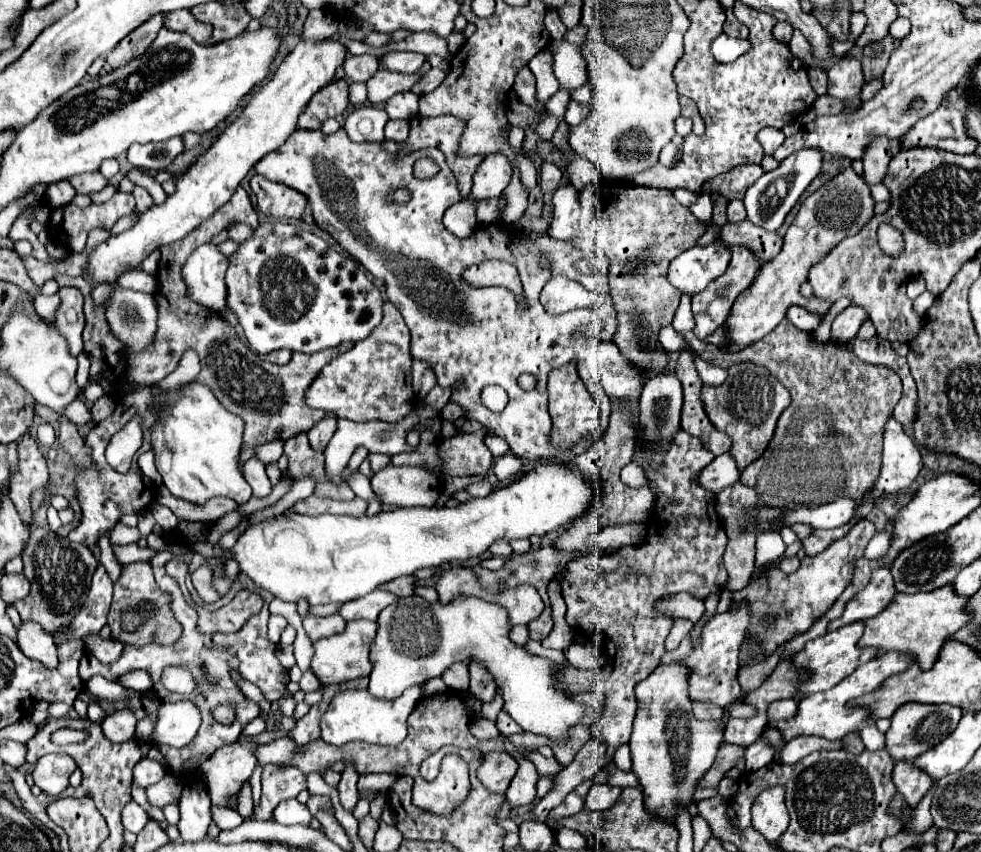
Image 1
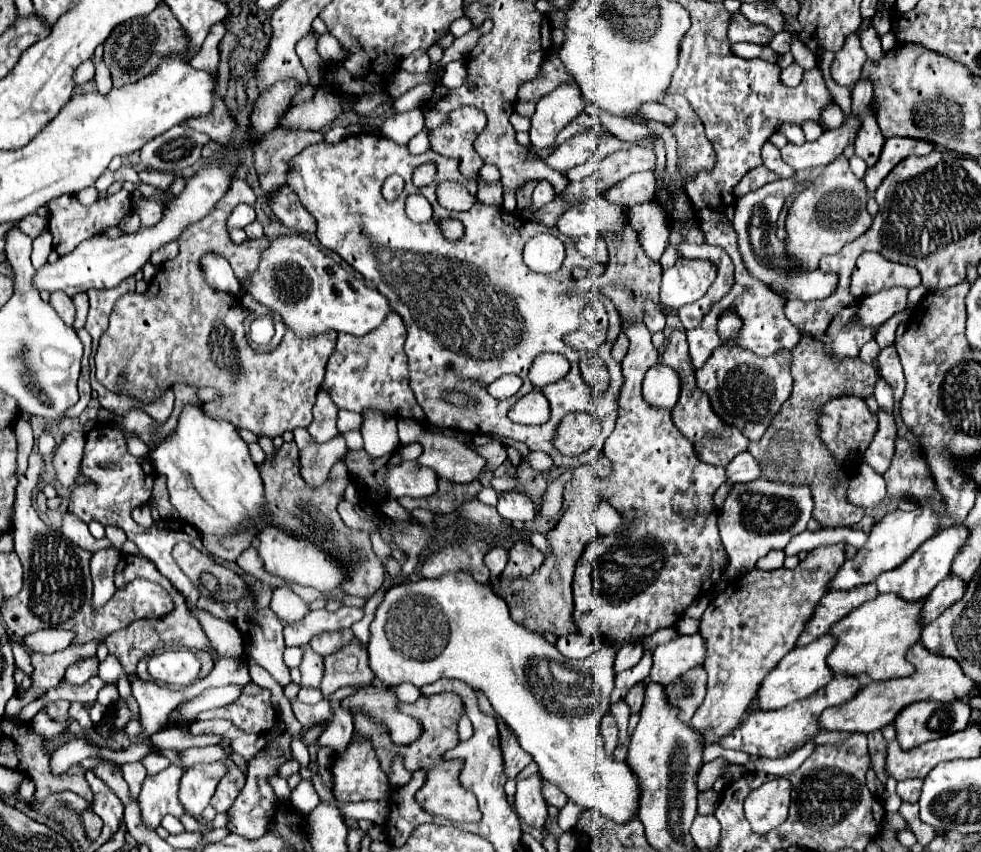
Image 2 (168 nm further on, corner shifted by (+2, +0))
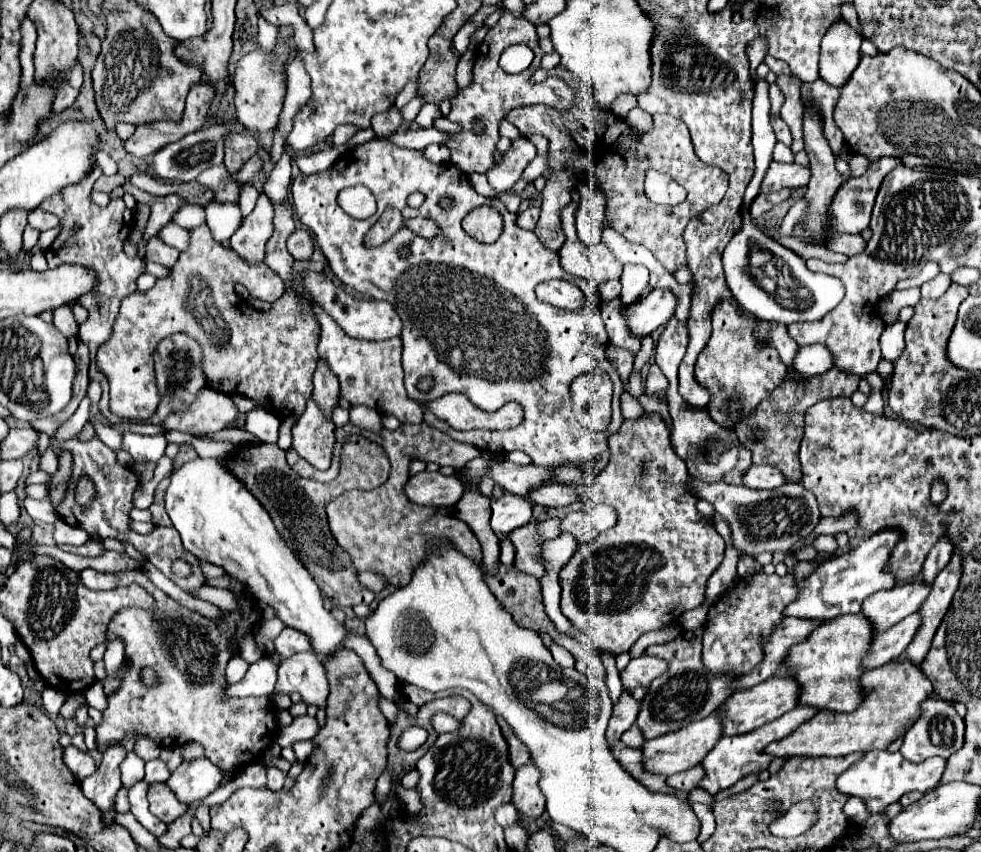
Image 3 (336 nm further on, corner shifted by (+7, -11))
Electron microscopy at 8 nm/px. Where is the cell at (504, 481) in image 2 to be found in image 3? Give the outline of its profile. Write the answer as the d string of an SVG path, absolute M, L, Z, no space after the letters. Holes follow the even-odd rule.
M558 482L538 486L538 488L530 490L528 496L530 496L532 502L542 504L542 506L566 506L566 504L572 504L578 498L578 494L572 486L558 484Z

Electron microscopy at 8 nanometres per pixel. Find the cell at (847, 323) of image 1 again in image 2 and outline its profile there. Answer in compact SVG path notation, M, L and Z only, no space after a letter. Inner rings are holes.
M905 287L883 289L875 295L865 297L859 303L855 321L865 327L879 327L891 315L895 315L897 311L903 311L905 307L907 307L907 289Z

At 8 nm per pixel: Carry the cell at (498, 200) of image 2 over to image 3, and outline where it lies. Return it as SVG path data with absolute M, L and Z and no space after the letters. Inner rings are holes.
M470 174L470 184L482 196L496 196L496 192L490 188L490 184L488 184L488 180L486 180L484 174Z

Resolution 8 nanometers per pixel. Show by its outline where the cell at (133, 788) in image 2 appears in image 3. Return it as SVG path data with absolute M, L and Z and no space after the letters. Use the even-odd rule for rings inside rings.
M128 752L120 770L122 770L122 784L130 788L138 780L144 778L144 760L140 756L136 756L134 752Z

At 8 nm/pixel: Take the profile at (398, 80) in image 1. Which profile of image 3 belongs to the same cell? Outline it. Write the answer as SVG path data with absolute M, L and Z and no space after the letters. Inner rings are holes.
M340 126L340 128L336 128L336 132L332 134L332 146L338 148L338 146L346 144L354 132L358 132L358 128L348 128L348 126Z

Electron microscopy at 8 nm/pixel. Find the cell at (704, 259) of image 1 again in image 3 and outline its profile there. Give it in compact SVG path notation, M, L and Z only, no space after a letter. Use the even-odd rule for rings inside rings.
M652 290L642 300L622 308L626 326L636 338L650 336L658 326L664 326L668 316L674 316L674 310L676 298L670 294L670 290Z

